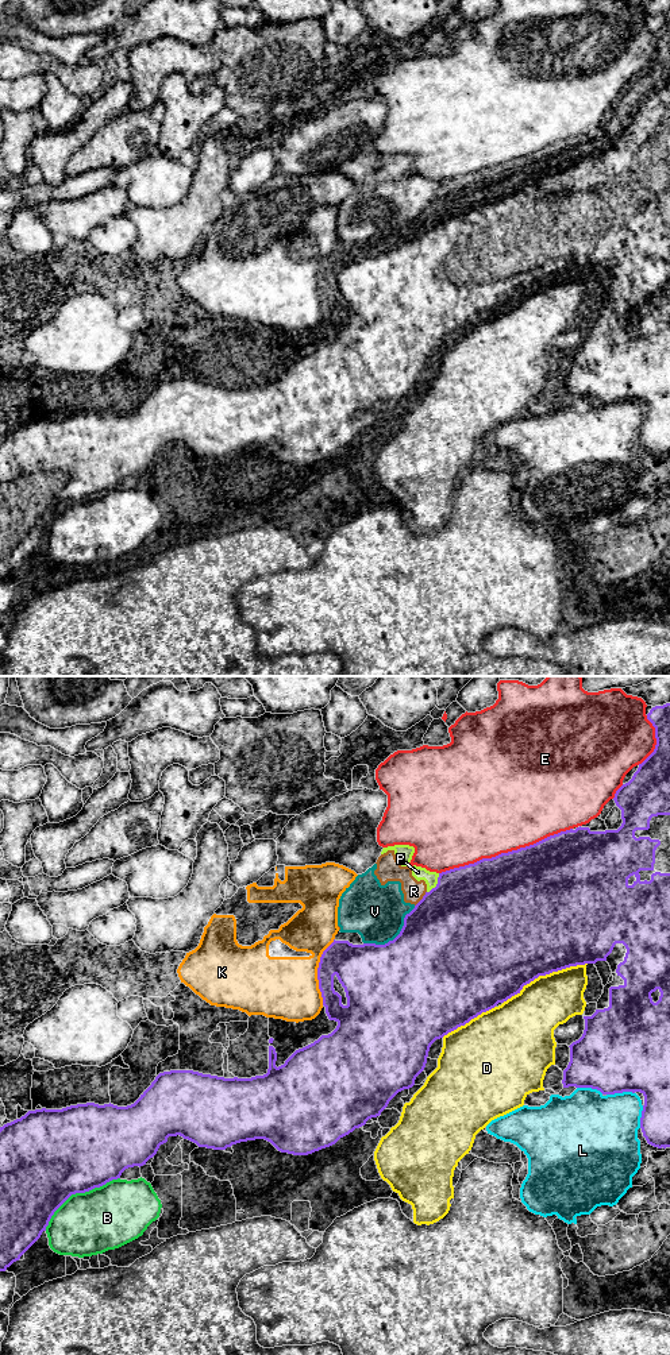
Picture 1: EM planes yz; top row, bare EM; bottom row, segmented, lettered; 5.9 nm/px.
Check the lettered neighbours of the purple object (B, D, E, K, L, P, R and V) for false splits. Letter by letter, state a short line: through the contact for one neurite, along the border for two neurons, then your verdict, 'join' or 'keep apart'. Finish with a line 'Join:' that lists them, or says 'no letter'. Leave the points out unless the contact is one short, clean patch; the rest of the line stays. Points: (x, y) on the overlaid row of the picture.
B: keep apart
D: keep apart
E: keep apart
K: keep apart
L: keep apart
P: keep apart
R: keep apart
V: keep apart
Join: no letter

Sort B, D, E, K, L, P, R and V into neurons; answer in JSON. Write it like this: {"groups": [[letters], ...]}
{"groups": [["B"], ["D"], ["E"], ["K"], ["L"], ["P", "R", "V"]]}

